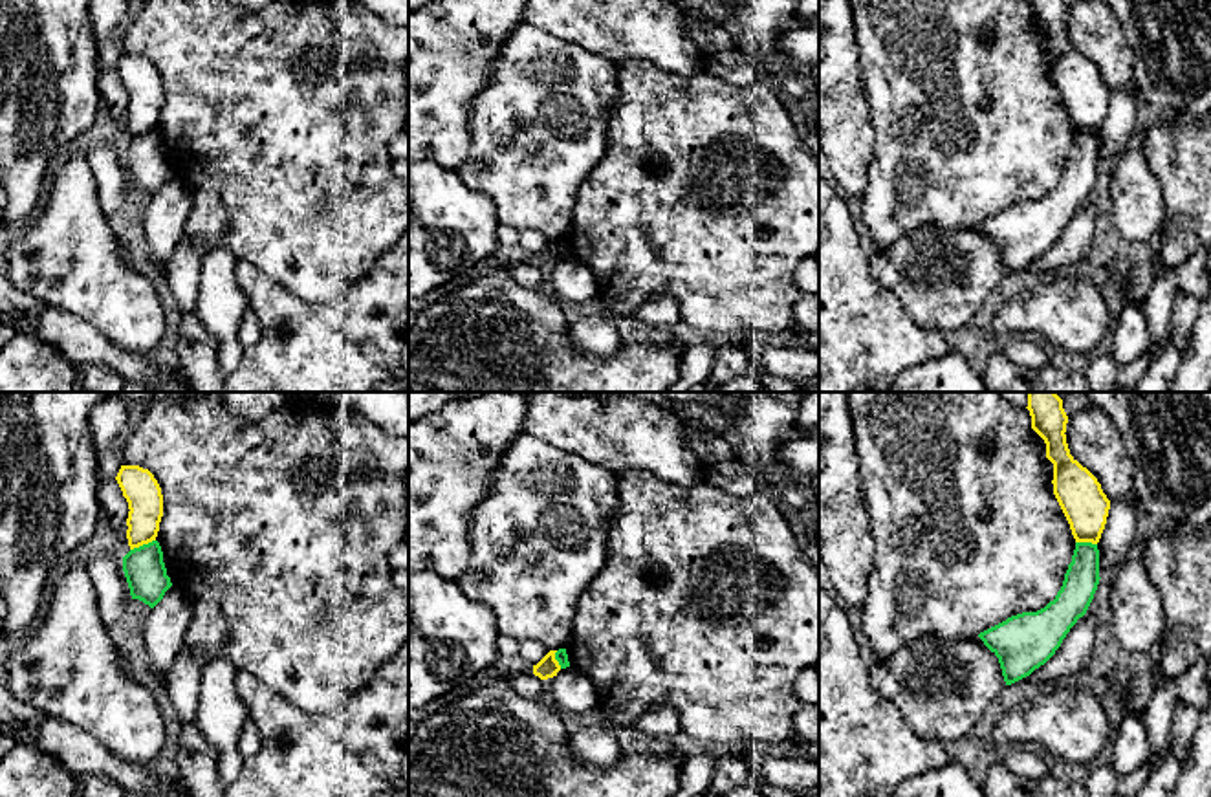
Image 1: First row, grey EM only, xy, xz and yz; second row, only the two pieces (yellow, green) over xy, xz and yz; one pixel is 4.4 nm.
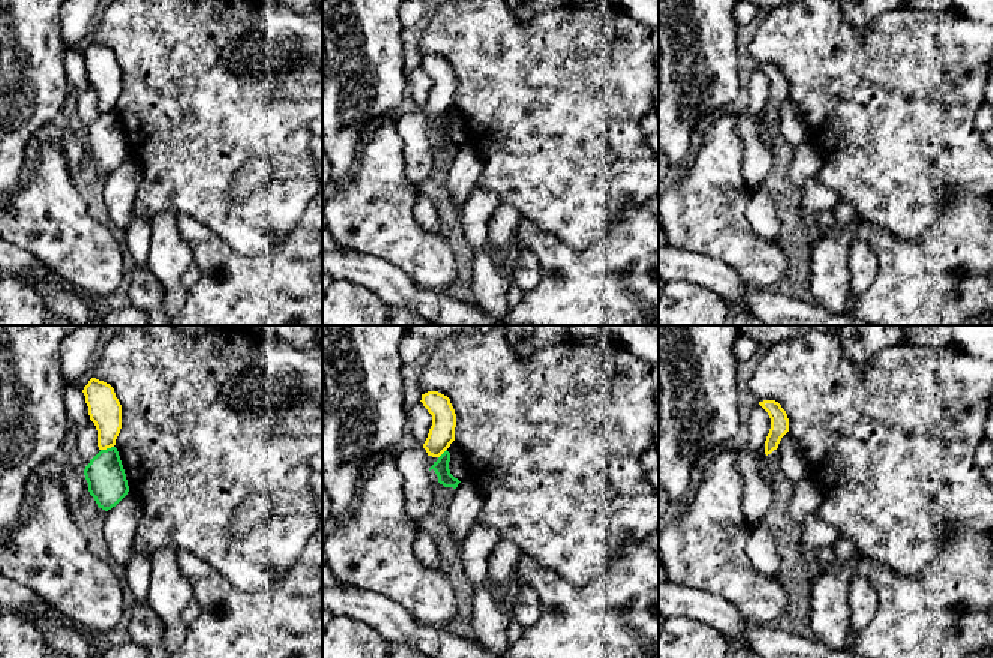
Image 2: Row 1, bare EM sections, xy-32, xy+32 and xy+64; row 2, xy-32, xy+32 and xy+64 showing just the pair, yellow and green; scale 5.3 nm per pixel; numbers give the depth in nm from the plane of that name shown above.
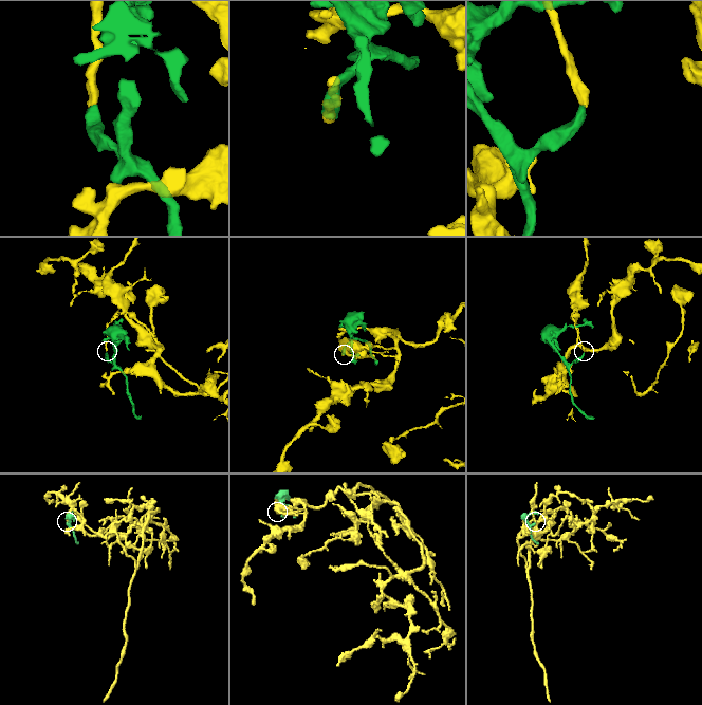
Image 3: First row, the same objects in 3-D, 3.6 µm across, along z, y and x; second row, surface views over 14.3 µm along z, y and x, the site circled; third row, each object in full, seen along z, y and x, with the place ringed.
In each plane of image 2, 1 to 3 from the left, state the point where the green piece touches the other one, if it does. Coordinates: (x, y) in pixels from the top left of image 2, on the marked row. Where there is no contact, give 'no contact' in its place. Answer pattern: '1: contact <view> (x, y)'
1: contact xy-32 (107, 447)
2: contact xy+32 (443, 451)
3: no contact

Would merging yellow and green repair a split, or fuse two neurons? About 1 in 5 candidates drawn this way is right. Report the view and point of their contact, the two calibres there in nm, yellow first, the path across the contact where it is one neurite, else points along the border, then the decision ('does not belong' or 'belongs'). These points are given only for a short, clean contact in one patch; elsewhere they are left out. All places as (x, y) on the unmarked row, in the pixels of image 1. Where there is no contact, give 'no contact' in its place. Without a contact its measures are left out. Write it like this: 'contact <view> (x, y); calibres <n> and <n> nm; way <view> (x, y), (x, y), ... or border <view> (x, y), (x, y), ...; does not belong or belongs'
contact xy (141, 134); calibres 160 and 180 nm; border xy (154, 129), (130, 140); does not belong

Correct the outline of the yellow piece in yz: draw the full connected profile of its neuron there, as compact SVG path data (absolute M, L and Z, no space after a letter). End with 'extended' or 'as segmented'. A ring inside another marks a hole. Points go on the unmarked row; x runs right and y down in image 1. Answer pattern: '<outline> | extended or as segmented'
M1030 0L1031 18L1046 33L1053 53L1053 84L1070 114L1075 132L1097 134L1107 114L1110 90L1097 68L1083 57L1066 33L1068 5L1064 0Z | as segmented

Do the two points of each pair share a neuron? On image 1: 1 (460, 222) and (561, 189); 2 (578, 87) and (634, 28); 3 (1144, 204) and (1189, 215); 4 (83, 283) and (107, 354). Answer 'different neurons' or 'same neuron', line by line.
1: different neurons
2: different neurons
3: different neurons
4: different neurons

